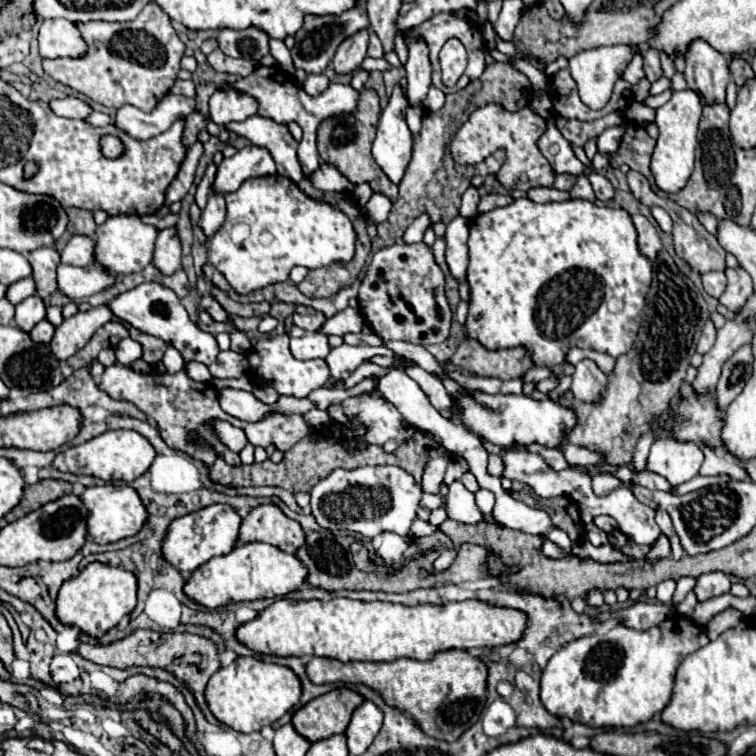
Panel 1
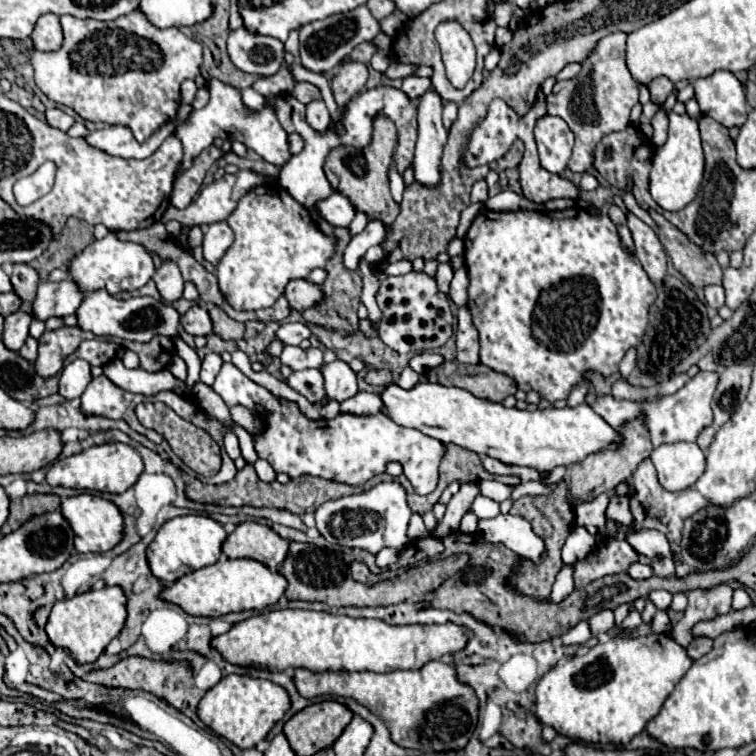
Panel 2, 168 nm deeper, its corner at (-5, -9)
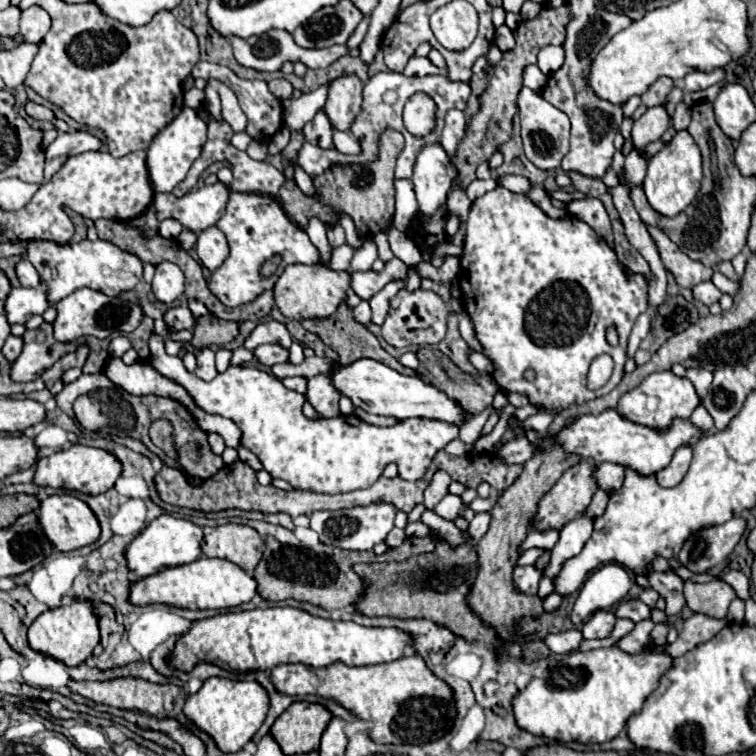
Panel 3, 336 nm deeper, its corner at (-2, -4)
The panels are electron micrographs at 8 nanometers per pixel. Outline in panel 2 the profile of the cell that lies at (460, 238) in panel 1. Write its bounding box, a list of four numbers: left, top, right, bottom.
[449,268,469,306]

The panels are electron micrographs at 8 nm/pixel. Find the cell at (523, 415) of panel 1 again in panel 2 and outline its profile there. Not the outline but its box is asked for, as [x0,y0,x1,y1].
[381,384,619,470]

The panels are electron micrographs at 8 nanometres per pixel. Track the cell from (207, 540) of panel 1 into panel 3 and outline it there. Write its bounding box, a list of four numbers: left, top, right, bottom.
[126,515,202,577]

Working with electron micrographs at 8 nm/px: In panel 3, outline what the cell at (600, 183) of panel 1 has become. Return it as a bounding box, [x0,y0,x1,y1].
[612,221,650,281]

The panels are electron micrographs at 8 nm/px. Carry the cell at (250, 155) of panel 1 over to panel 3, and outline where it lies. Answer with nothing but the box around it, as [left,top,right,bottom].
[156,183,228,233]

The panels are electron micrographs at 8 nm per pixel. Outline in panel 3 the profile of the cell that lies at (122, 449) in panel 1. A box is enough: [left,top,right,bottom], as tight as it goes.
[34,445,120,495]

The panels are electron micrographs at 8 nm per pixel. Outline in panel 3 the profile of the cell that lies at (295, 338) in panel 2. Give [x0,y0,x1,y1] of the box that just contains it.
[242,321,292,351]

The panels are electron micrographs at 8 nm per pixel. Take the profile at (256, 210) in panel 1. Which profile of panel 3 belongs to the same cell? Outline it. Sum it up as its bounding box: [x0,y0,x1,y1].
[210,193,320,307]

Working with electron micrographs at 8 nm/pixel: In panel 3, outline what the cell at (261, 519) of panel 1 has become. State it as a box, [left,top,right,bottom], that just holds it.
[200,523,264,573]

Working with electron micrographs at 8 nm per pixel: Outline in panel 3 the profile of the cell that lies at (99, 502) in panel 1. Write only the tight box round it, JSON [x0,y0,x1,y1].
[38,493,100,551]

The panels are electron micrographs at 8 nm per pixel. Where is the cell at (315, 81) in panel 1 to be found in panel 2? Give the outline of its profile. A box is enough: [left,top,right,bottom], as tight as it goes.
[307,100,331,130]

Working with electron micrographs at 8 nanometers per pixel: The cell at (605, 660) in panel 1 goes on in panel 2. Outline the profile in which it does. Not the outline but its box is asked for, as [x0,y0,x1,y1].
[535,634,695,744]

